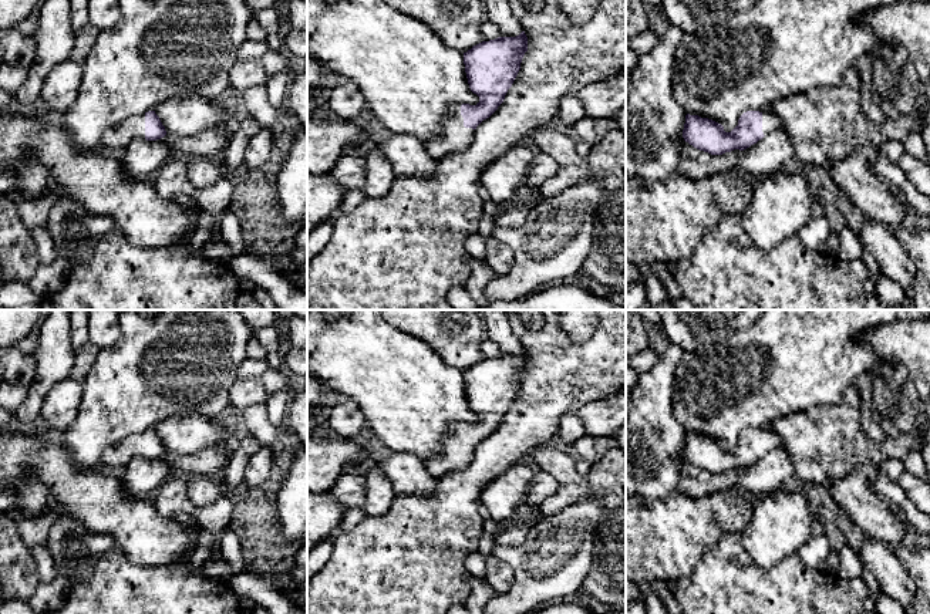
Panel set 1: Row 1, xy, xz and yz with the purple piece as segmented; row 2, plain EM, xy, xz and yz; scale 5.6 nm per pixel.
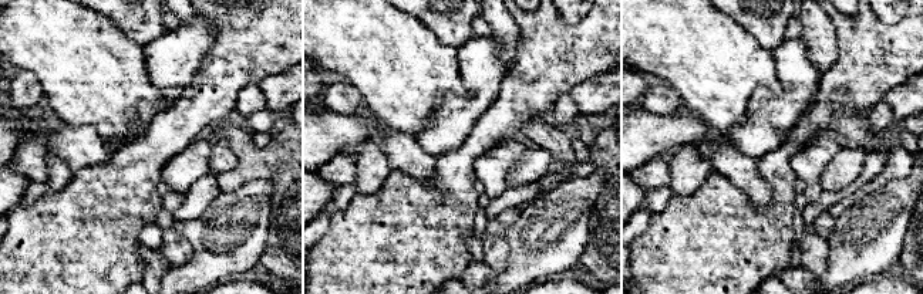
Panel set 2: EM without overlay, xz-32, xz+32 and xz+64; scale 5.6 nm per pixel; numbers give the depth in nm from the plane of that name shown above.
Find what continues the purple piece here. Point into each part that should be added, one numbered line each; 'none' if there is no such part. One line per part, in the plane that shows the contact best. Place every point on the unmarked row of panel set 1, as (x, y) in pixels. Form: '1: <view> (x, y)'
1: xz (455, 456)

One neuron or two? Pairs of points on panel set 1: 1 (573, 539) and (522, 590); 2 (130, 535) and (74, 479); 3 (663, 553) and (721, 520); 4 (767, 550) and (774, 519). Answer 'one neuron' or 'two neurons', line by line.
1: one neuron
2: one neuron
3: one neuron
4: one neuron

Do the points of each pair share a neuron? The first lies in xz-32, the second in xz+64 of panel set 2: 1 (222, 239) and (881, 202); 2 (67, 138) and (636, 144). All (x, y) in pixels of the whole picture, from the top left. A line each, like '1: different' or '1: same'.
1: same
2: different

